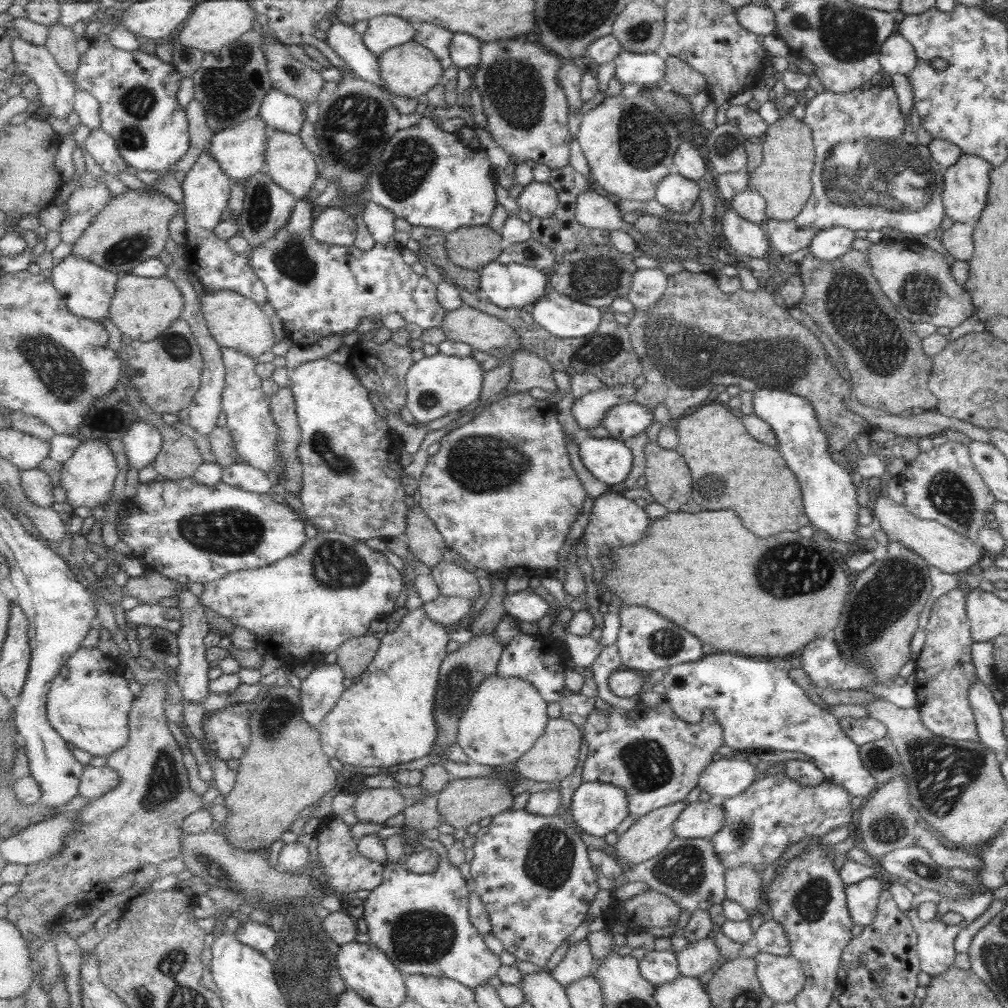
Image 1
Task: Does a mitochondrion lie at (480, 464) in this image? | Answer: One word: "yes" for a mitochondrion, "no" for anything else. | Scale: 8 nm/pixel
yes

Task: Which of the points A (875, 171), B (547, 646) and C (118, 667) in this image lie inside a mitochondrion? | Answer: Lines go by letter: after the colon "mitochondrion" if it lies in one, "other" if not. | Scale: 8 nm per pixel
A: mitochondrion
B: other
C: other

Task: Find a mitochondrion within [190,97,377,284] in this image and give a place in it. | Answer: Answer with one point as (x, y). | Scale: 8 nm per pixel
(260, 207)

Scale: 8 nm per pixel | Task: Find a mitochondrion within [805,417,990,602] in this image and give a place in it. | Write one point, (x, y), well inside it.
(946, 492)

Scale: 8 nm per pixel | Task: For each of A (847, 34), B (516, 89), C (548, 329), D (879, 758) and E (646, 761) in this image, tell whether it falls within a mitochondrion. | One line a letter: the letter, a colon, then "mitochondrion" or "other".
A: mitochondrion
B: mitochondrion
C: other
D: mitochondrion
E: mitochondrion

